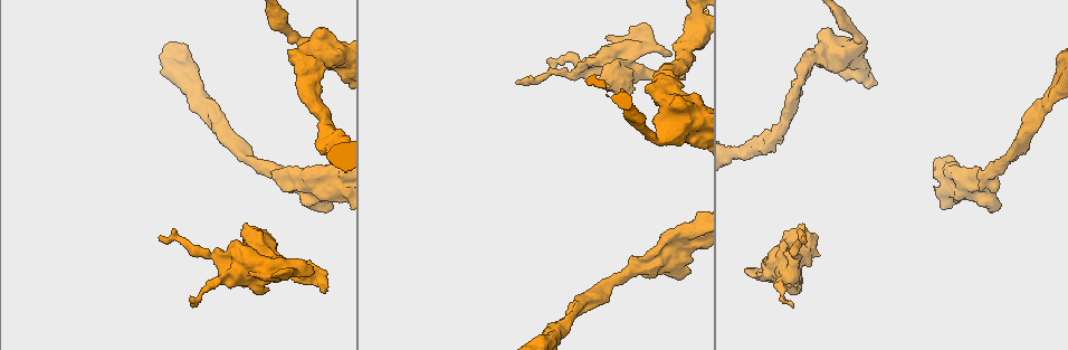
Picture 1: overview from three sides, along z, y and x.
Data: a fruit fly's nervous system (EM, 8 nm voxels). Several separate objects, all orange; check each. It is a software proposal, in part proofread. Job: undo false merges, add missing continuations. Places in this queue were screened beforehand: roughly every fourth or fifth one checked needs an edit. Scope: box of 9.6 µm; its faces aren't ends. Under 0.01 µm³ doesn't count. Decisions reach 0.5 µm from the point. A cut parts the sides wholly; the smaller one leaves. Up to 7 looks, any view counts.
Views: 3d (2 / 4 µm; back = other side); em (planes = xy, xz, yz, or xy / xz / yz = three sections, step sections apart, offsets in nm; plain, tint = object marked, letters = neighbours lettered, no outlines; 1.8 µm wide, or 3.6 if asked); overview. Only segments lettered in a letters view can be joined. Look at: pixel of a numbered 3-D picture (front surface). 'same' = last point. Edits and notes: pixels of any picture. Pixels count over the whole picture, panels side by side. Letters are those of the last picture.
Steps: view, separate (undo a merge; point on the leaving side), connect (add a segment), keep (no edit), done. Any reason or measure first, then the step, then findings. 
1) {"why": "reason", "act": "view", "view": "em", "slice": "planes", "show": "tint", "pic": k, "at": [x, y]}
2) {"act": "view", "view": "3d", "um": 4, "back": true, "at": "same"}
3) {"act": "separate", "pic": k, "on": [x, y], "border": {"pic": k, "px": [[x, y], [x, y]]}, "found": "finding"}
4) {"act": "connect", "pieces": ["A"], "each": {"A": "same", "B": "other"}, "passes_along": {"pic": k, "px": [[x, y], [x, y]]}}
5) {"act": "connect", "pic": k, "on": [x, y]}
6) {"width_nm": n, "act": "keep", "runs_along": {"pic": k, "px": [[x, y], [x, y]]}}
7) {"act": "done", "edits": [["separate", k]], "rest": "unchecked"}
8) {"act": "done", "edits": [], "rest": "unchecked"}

{"why": "abrupt turn", "act": "view", "view": "em", "slice": "planes", "show": "letters", "pic": 1, "at": [658, 260]}

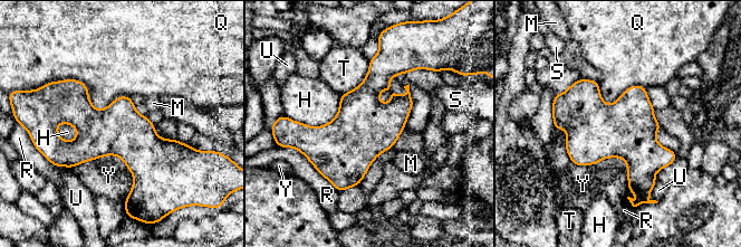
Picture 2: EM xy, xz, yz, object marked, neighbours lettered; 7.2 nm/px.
{"longest_contact_nm": ["Q", 550], "act": "keep", "each": {"H": "other", "M": "other", "Q": "other", "R": "other", "S": "other", "T": "other", "U": "other", "Y": "other"}, "runs_along": {"pic": 2, "px": [[53, 120], [182, 149]]}, "found": "one neuron here"}

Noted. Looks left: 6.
{"why": "thick end", "act": "view", "view": "3d", "um": 4, "pic": 1, "at": [320, 79]}

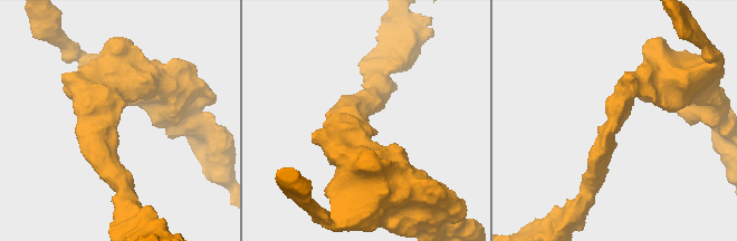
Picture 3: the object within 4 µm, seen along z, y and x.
{"act": "view", "view": "em", "slice": "xy", "step": 8, "show": "tint", "pic": 3, "at": [622, 122]}

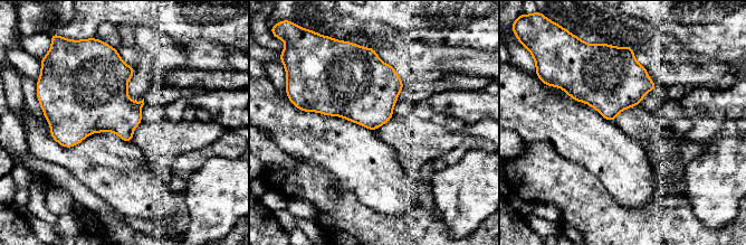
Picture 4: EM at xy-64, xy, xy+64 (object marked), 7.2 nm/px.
{"act": "view", "view": "em", "slice": "planes", "show": "letters", "at": "same"}

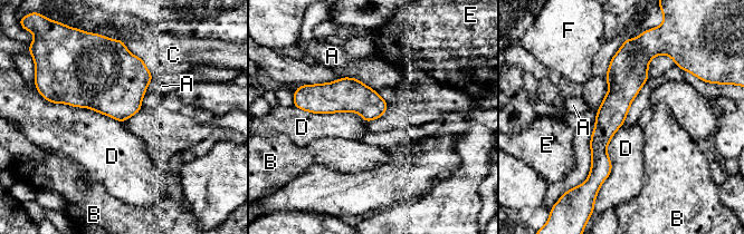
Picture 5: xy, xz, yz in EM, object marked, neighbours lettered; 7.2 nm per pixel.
{"act": "keep", "each": {"A": "other", "B": "other", "C": "other", "D": "other", "E": "other", "F": "other"}, "runs_along": {"pic": 5, "px": [[629, 50], [600, 138], [600, 179]]}, "found": "no lettered segment goes on from it"}

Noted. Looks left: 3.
{"why": "tapers out", "act": "view", "view": "em", "slice": "planes", "show": "letters", "pic": 1, "at": [161, 236]}

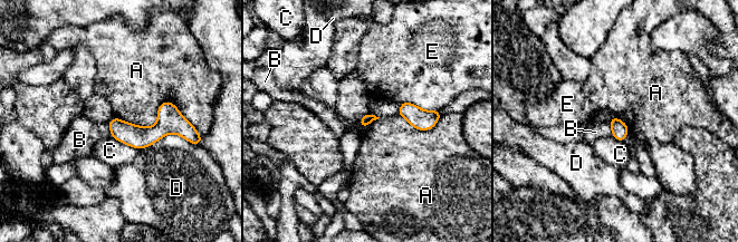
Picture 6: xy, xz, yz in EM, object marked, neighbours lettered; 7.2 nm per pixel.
{"act": "keep", "each": {"A": "other", "B": "other", "C": "other", "D": "other", "E": "other"}, "runs_along": {"pic": 6, "px": [[112, 123], [125, 133], [184, 126]]}, "found": "no lettered segment goes on from it"}

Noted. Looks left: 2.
{"act": "done", "edits": [], "rest": "unchecked"}

